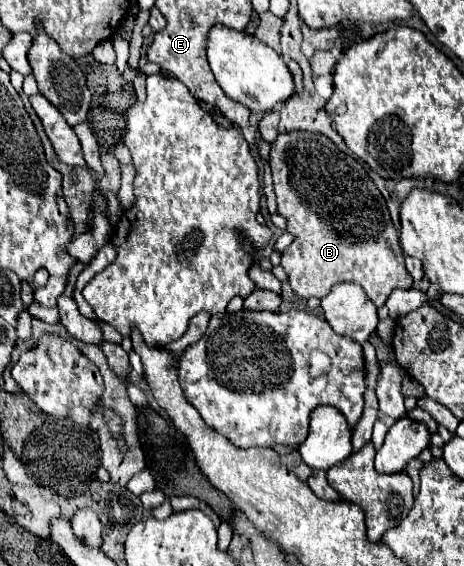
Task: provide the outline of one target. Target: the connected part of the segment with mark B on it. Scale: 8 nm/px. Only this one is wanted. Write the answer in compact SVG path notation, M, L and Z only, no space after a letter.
M294 130L292 134L278 134L270 146L270 168L278 214L286 218L286 232L294 236L292 244L282 252L282 268L300 298L324 298L334 284L354 282L364 288L376 306L384 306L392 290L412 288L412 276L404 266L398 232L390 220L386 202L358 160L338 150L324 134Z

